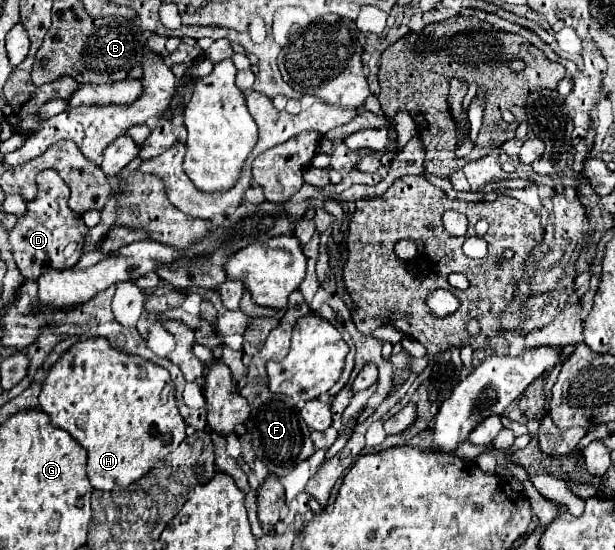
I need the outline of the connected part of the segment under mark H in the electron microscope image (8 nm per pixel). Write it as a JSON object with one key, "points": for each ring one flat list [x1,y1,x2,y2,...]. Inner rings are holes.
{"points":[[103,337,79,341,51,367,39,395,39,407,49,415,55,427,67,431,87,449,87,475,93,489,111,491,131,485,147,475,157,461,165,459,185,439,185,421,173,397,169,371,137,355,113,349]]}

